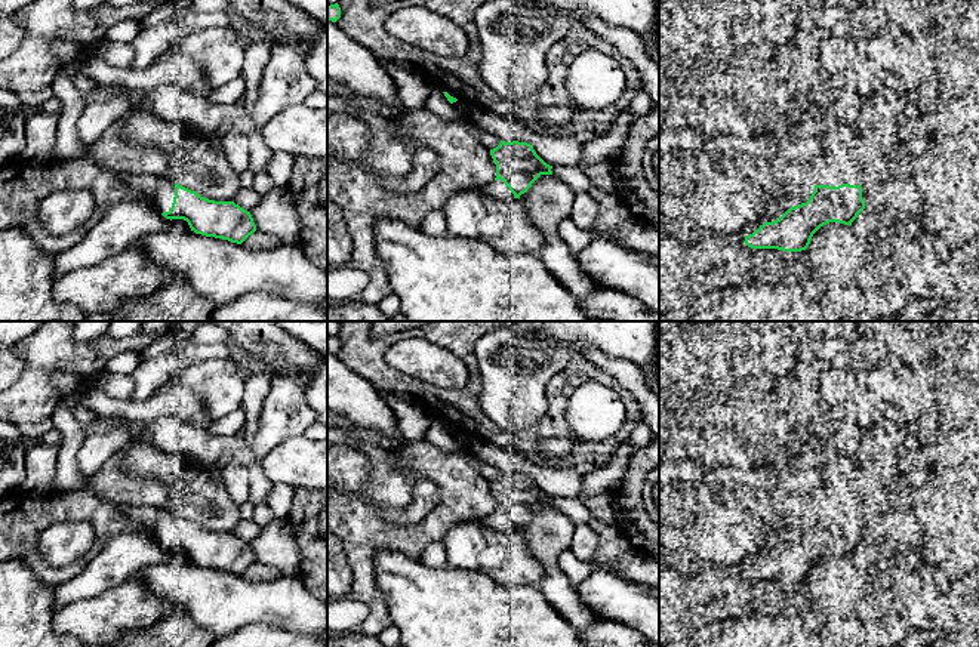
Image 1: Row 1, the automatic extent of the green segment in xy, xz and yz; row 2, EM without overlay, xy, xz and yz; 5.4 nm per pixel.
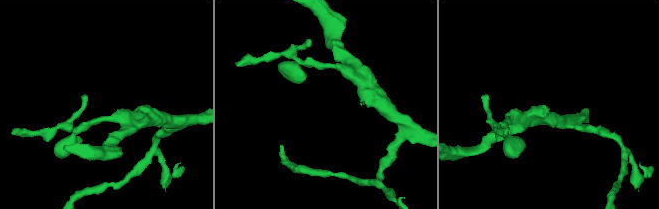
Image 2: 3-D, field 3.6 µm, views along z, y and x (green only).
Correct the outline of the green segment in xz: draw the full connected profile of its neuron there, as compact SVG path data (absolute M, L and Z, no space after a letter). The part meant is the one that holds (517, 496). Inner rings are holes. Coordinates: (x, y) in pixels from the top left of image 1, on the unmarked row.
M501 472L490 487L496 496L496 509L480 521L498 532L520 530L541 506L552 506L552 497L527 474Z

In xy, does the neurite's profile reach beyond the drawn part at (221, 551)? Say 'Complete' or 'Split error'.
Split error

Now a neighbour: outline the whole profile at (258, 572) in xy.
M255 563L243 574L246 580L274 580L281 576L281 573L271 566Z

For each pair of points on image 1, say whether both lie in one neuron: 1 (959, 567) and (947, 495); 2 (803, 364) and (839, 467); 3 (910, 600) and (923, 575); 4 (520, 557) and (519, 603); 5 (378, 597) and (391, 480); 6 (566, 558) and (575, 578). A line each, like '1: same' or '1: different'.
1: same
2: different
3: same
4: different
5: same
6: same

